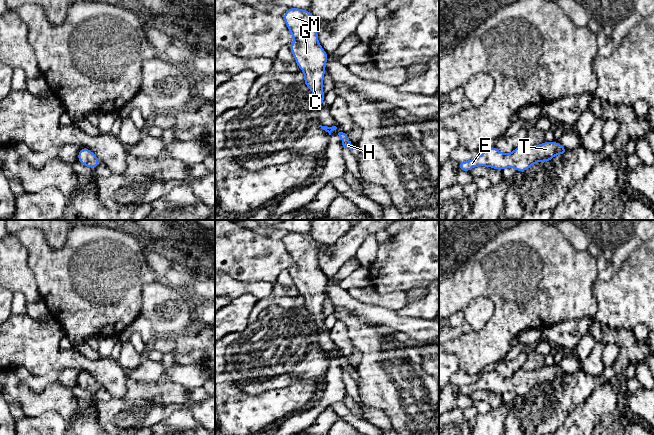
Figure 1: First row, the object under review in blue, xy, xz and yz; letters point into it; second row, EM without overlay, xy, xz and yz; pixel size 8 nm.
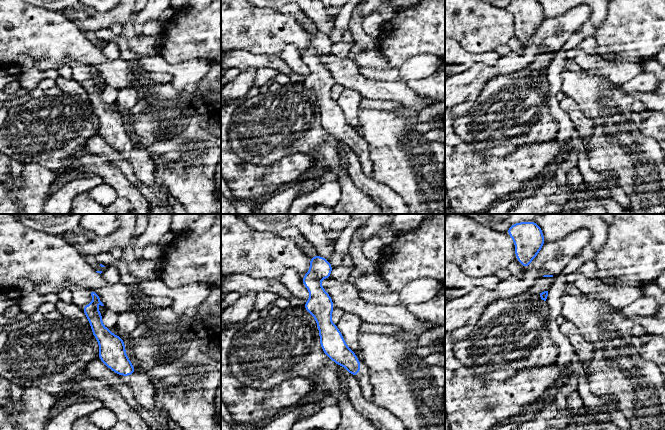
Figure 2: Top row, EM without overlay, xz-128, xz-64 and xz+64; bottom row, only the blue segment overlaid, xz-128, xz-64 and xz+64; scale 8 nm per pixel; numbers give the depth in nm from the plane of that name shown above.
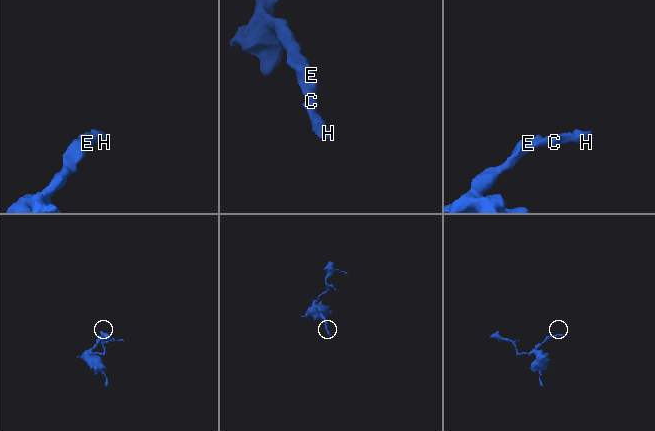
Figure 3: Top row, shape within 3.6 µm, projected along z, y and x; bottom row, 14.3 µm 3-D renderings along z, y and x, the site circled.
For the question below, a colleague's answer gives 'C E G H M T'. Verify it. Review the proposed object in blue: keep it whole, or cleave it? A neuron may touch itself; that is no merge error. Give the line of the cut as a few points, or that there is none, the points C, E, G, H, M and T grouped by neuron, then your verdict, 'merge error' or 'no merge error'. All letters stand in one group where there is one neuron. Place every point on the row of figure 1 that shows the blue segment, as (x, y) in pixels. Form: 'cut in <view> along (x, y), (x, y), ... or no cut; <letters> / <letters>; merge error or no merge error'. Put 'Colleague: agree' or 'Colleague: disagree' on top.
Colleague: agree
no cut; C E G H M T; no merge error

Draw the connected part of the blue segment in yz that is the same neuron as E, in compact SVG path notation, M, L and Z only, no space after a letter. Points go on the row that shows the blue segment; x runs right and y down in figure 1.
M555 141L544 142L536 146L519 145L511 154L503 154L497 147L492 147L476 158L458 162L458 169L470 172L475 166L487 166L502 171L508 167L514 167L517 172L523 172L536 162L550 162L555 155L566 155L567 152L568 149Z

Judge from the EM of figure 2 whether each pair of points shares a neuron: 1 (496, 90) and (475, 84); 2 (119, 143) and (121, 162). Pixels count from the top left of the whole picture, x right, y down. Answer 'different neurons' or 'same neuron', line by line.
1: different neurons
2: different neurons

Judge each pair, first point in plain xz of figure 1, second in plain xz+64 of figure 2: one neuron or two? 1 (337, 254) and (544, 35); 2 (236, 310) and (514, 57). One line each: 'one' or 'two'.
1: one
2: one

